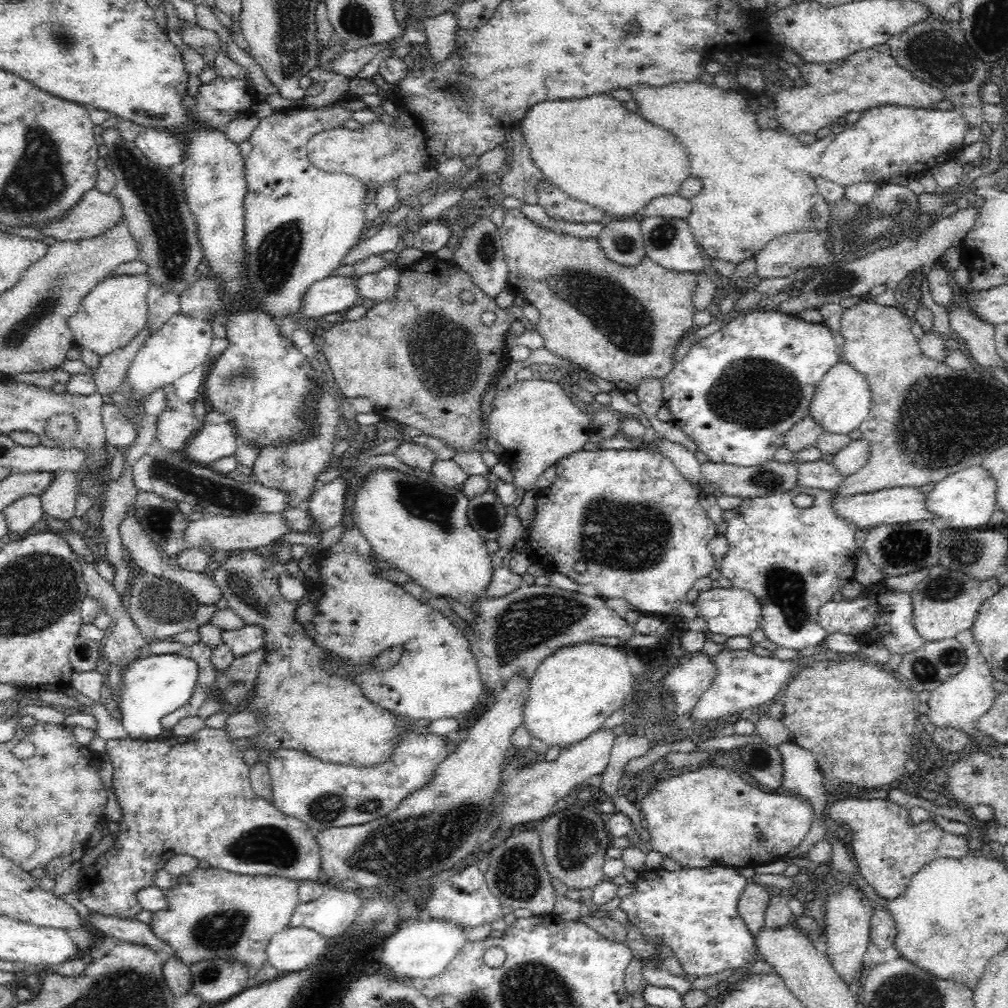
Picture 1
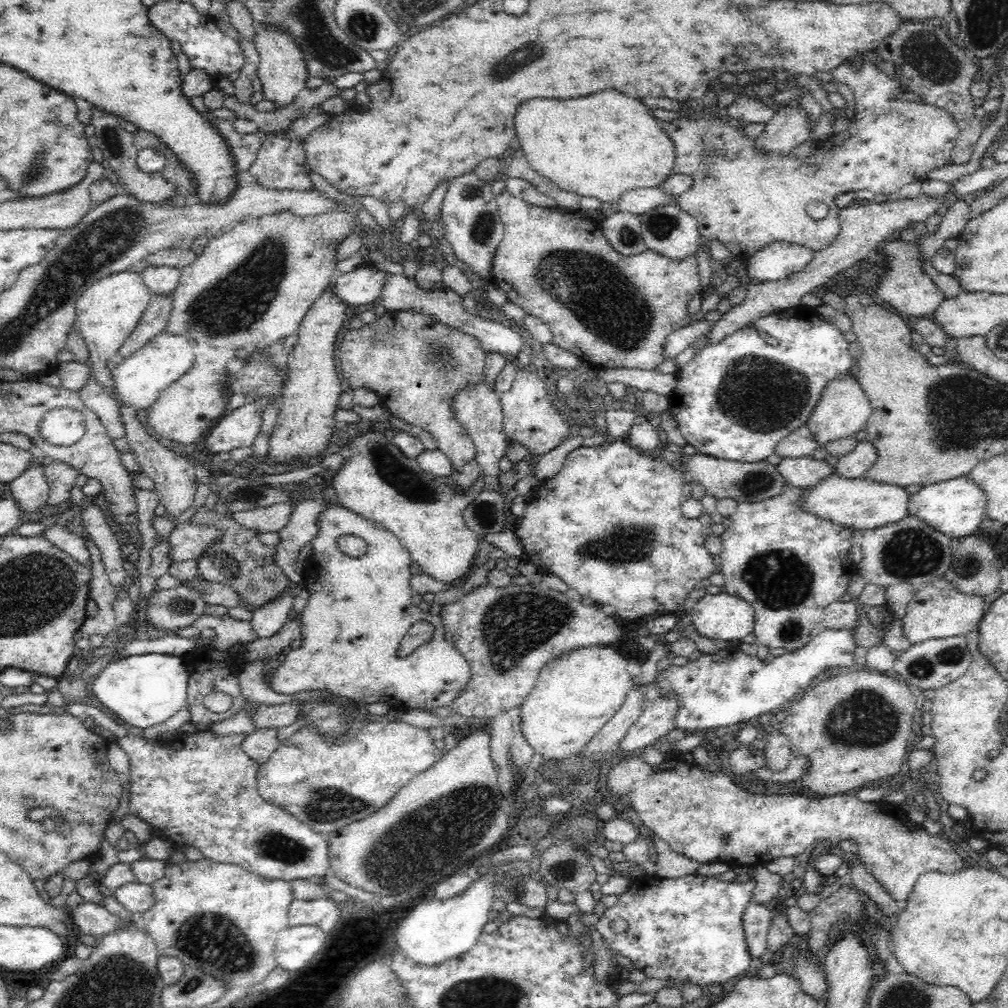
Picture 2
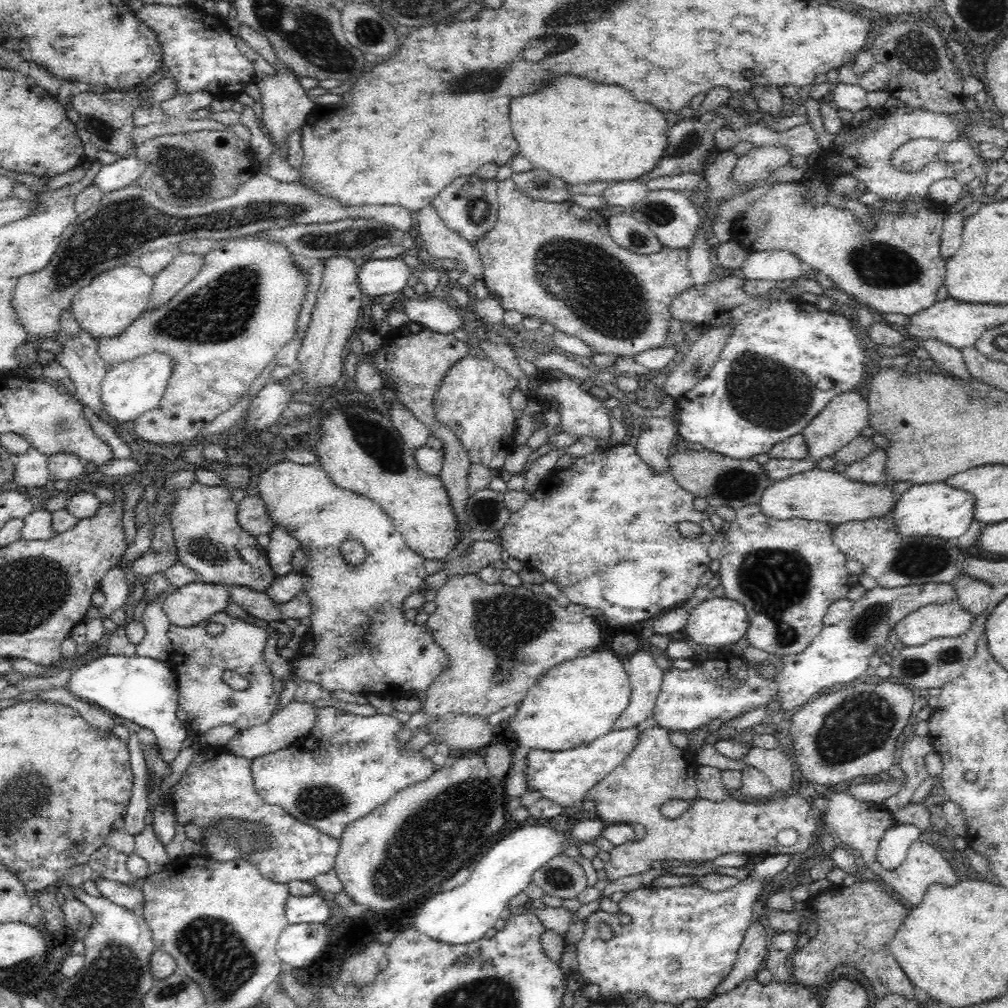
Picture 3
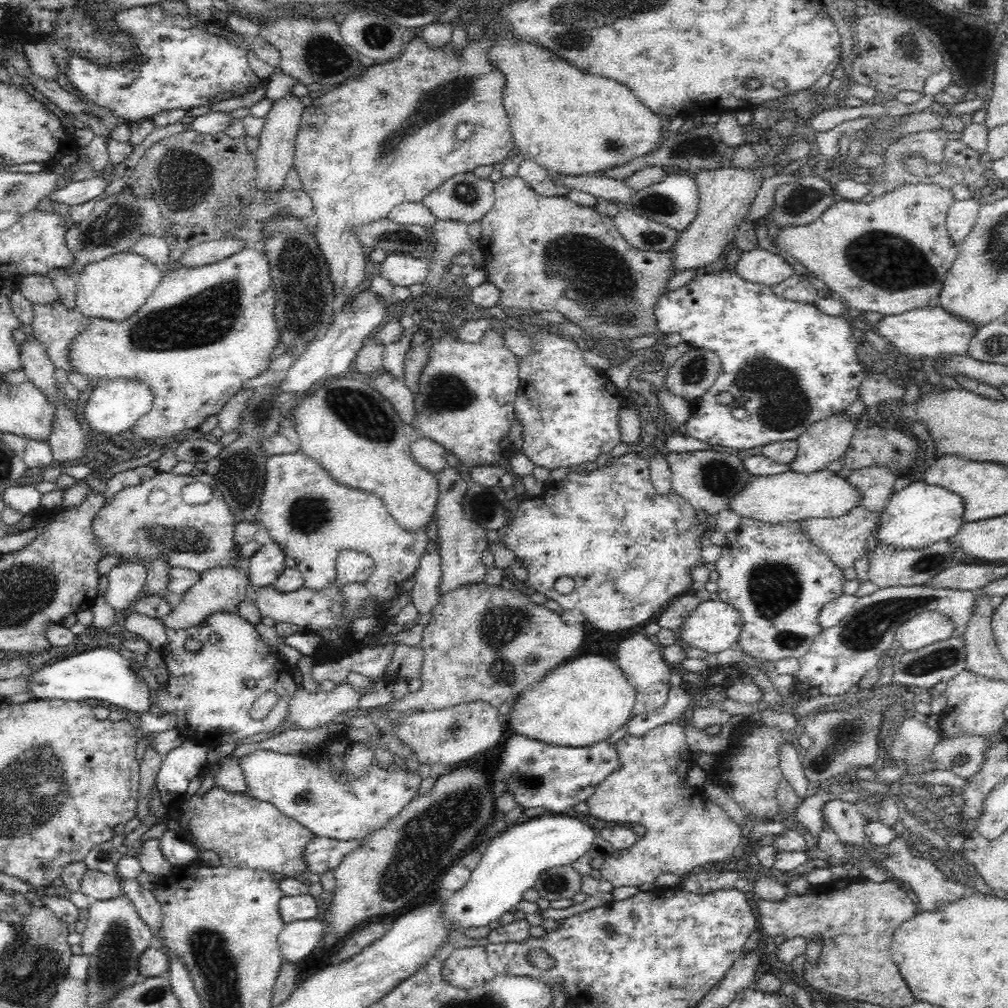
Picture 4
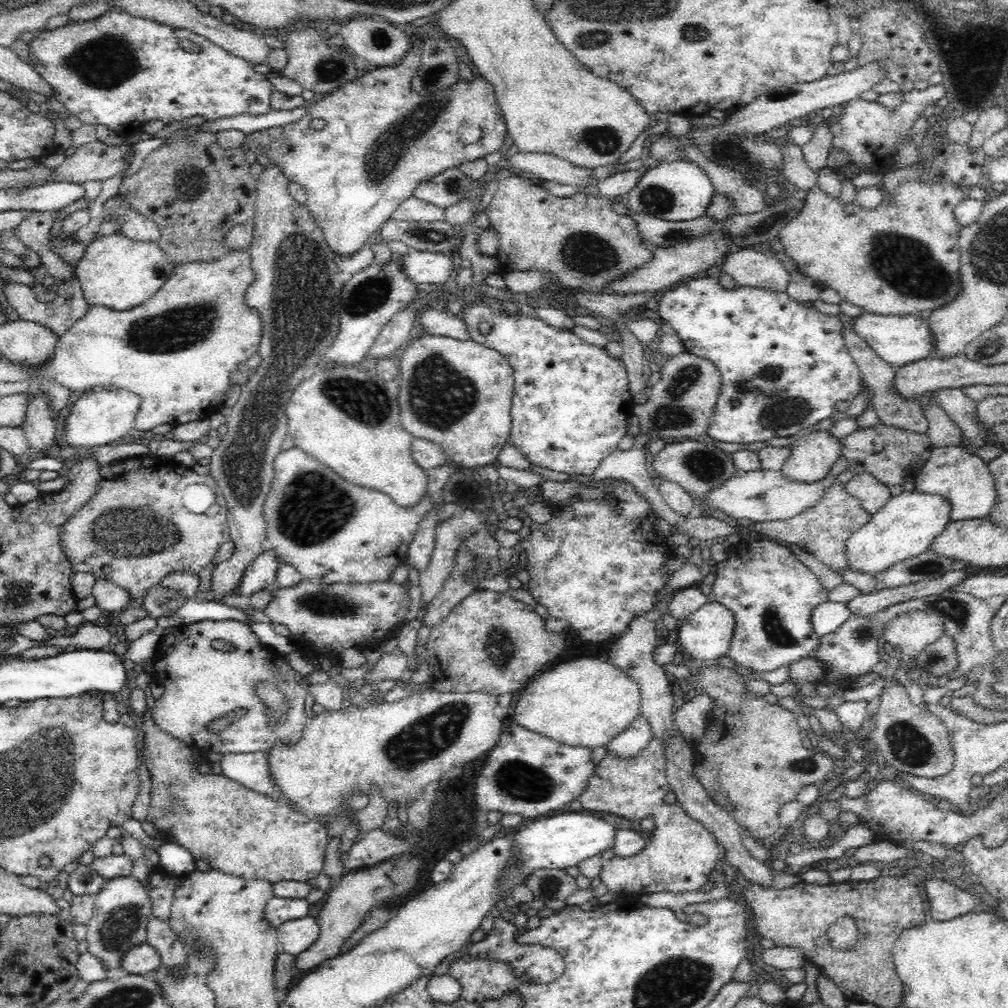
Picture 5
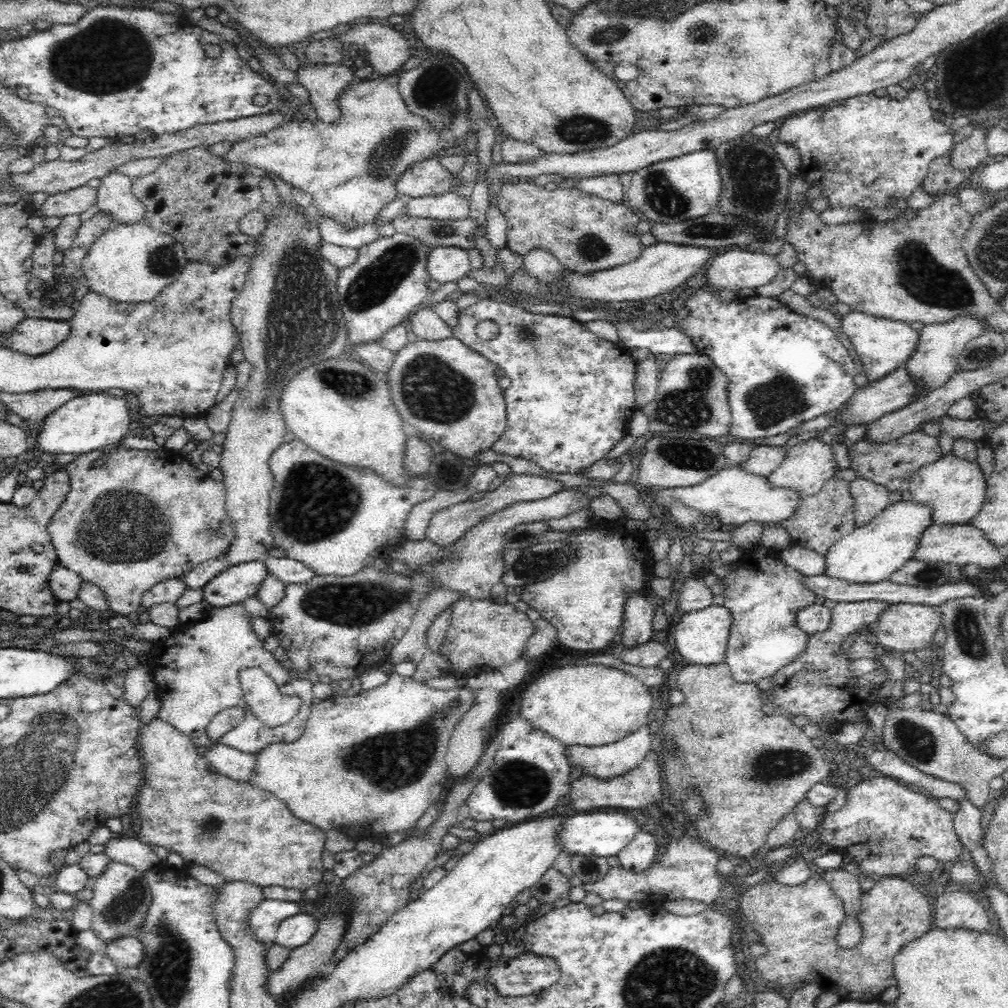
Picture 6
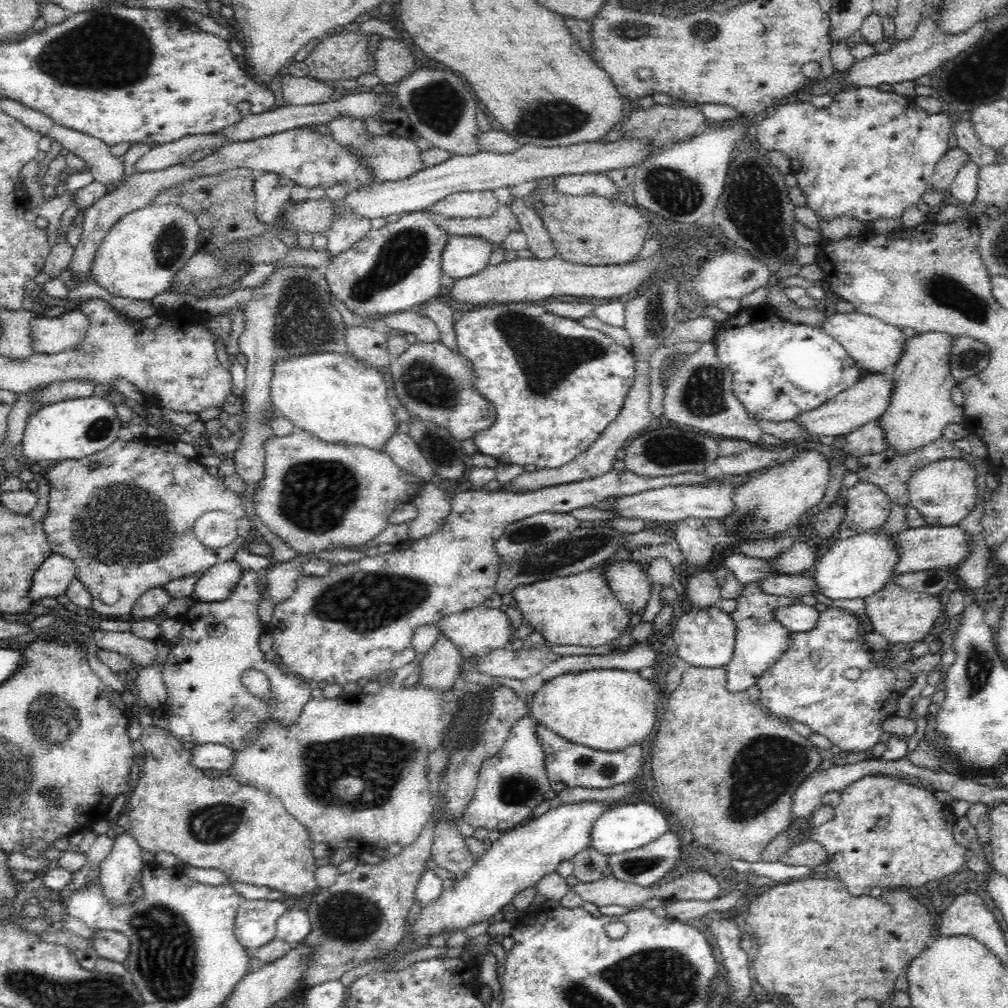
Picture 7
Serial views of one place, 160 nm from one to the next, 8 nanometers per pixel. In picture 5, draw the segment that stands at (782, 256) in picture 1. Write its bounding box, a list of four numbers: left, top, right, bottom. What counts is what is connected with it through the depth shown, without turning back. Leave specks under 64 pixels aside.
[721,247,790,293]

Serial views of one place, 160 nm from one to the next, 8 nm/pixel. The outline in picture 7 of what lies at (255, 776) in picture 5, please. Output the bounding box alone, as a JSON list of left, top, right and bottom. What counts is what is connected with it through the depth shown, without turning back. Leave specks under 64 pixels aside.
[190,744,232,774]

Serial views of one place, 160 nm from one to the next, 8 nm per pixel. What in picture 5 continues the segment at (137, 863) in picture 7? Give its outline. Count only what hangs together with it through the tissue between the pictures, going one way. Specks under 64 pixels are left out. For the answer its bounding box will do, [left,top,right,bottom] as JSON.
[87,874,152,966]

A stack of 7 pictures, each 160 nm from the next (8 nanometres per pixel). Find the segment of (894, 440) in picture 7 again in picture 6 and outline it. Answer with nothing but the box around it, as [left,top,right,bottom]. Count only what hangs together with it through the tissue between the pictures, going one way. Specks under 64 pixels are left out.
[906,317,985,403]

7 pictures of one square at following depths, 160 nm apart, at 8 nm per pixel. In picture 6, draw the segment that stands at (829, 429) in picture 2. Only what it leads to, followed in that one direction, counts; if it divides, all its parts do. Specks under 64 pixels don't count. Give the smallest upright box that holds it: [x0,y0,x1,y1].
[766,437,835,502]

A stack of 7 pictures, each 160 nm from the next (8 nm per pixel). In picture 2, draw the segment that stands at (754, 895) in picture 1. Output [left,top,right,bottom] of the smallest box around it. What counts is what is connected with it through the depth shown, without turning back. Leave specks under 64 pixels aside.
[743,902,772,960]

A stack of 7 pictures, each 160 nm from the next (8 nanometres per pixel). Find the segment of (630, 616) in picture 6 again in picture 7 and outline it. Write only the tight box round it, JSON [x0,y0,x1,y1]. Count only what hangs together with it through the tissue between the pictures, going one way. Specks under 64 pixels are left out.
[600,558,651,616]

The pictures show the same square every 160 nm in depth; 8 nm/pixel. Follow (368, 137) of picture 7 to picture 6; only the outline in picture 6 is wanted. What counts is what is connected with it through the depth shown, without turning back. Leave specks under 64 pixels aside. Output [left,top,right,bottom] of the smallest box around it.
[297,60,451,198]

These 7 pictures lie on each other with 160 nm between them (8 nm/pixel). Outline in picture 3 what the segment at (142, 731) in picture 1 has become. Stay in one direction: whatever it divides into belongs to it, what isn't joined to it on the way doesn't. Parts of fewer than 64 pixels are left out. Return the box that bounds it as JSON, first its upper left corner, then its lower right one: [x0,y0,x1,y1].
[64,655,187,767]

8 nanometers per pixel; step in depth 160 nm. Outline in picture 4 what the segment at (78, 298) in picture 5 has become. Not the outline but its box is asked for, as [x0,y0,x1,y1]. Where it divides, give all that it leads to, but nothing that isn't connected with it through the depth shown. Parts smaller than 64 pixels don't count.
[31,298,91,373]

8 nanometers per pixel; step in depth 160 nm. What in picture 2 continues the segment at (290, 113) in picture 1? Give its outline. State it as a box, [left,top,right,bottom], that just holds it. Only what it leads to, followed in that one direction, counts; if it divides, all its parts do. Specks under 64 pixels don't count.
[144,131,356,448]

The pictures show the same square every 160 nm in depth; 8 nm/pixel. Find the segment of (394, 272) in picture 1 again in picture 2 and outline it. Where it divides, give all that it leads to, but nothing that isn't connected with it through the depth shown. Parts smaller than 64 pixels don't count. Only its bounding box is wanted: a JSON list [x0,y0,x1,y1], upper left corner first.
[380,275,522,356]

